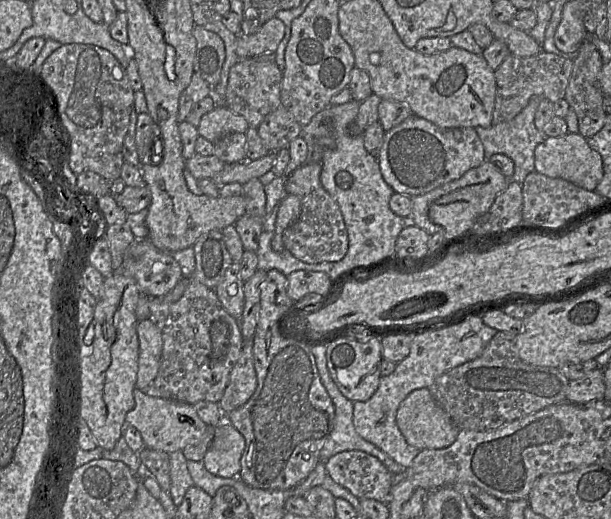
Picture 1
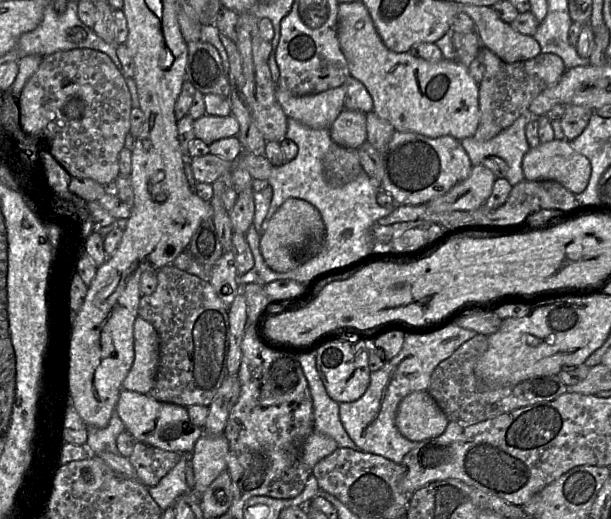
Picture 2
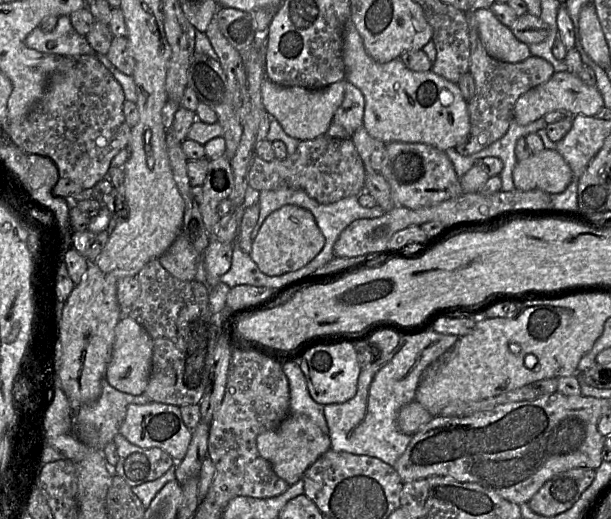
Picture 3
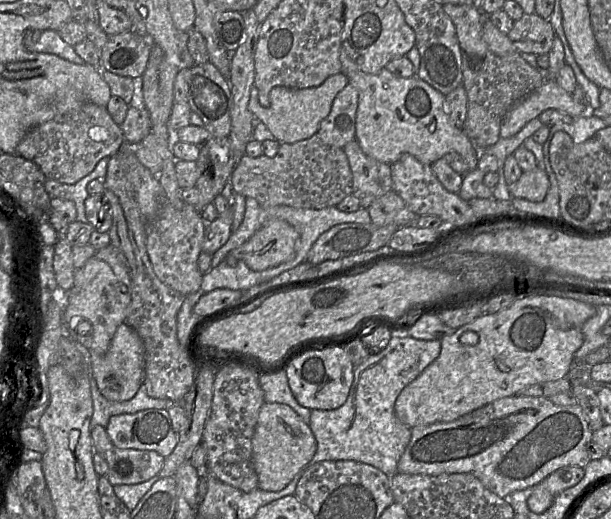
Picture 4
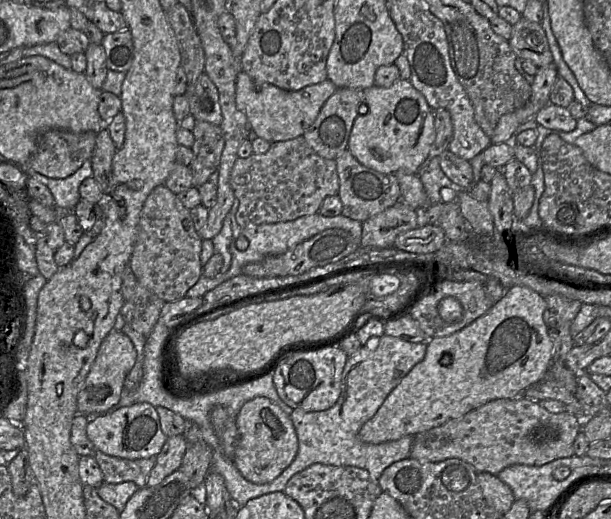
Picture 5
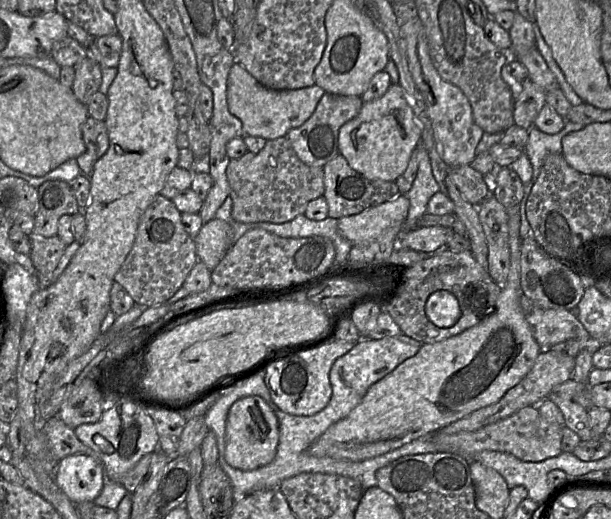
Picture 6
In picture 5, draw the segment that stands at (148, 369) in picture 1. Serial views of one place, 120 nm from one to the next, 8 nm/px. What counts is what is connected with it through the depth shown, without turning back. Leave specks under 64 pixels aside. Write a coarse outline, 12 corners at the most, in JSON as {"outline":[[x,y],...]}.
{"outline":[[113,329],[77,395],[77,413],[100,415],[120,400],[136,362]]}

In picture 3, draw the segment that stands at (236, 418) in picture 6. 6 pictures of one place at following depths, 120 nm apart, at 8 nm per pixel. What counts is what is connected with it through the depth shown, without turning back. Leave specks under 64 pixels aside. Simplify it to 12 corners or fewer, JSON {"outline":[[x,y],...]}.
{"outline":[[292,412],[256,444],[290,486],[331,449],[307,416]]}

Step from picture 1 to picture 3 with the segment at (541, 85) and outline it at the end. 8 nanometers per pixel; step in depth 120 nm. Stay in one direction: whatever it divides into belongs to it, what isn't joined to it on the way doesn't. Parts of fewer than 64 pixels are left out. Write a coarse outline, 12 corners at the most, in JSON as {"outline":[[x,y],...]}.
{"outline":[[473,11],[462,12],[470,42],[470,133],[462,156],[506,134],[517,99],[555,70],[532,55],[492,58]]}

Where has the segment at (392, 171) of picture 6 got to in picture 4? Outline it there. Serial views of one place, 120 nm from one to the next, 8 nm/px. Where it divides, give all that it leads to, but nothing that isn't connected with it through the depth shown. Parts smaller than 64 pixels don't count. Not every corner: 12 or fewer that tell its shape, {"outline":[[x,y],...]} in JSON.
{"outline":[[354,72],[355,139],[392,165],[480,150],[417,76]]}

